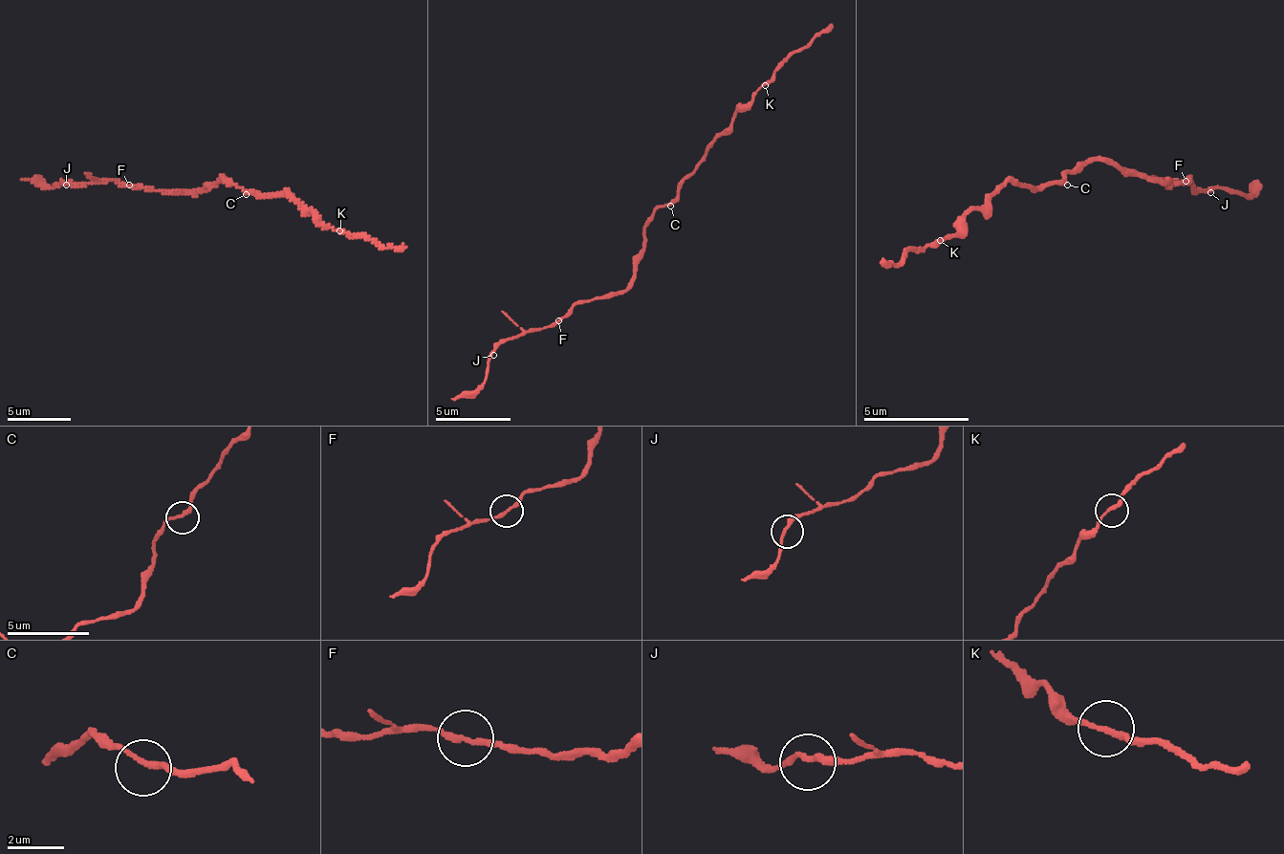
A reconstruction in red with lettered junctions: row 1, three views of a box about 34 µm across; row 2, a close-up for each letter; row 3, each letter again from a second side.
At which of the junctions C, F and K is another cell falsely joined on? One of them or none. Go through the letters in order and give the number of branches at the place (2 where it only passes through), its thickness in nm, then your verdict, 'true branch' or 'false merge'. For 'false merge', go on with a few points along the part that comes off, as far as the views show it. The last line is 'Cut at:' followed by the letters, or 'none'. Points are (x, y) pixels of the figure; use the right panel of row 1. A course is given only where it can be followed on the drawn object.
C: 2 branches meet; 200 nm thick; true branch
F: 2 branches meet; 200 nm thick; false merge; foreign part runs (1185, 182), (1190, 174), (1190, 188), (1246, 197), (1256, 187)
K: 2 branches meet; 200 nm thick; true branch
Cut at: F

